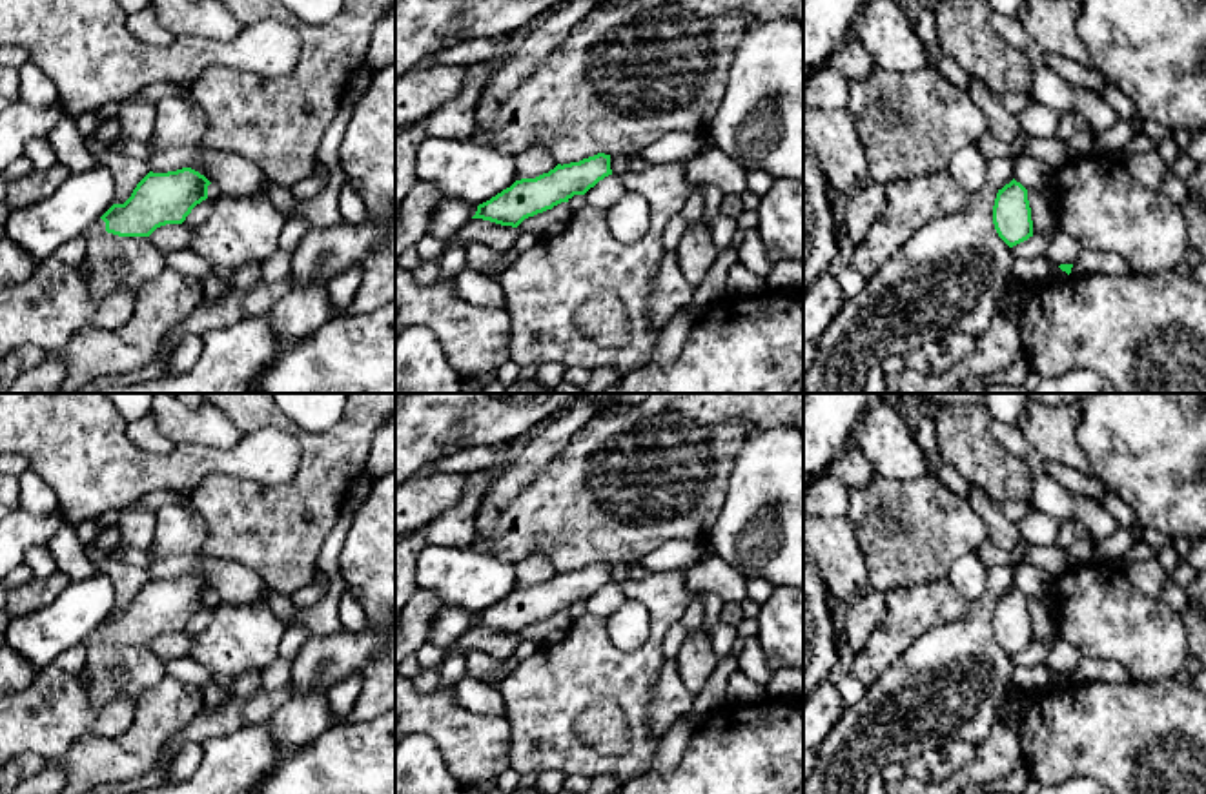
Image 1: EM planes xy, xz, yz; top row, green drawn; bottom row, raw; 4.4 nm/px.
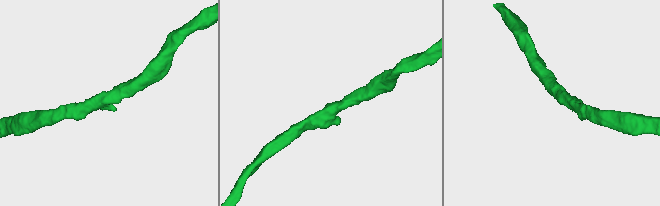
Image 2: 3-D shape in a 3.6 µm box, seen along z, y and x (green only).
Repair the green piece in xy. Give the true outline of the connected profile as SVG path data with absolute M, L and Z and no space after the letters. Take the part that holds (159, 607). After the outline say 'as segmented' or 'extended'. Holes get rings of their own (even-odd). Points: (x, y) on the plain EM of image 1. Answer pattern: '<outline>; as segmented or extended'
M191 575L149 579L124 612L113 612L100 626L118 645L149 645L166 632L182 632L208 606L211 590Z; as segmented

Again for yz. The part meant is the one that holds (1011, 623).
M1015 586L996 601L993 614L993 632L998 645L1009 656L1033 645L1027 597Z; as segmented

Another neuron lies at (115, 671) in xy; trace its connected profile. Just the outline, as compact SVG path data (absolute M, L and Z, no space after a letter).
M102 626L86 641L86 668L86 692L93 710L100 710L113 697L124 697L137 707L138 697L168 676L164 659L149 645L107 641Z

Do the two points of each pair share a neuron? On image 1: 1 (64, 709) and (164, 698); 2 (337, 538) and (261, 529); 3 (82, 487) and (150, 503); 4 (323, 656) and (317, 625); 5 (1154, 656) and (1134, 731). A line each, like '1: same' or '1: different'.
1: different
2: different
3: different
4: different
5: different

